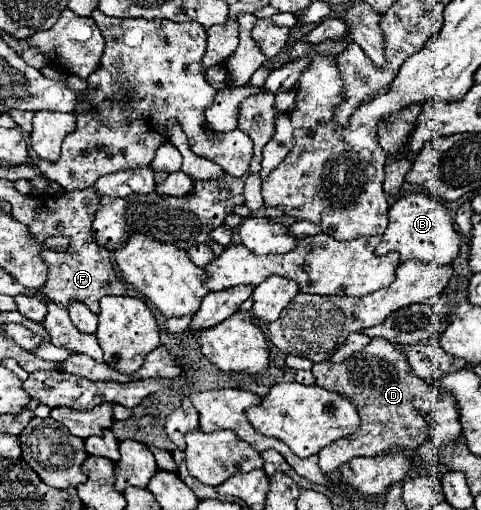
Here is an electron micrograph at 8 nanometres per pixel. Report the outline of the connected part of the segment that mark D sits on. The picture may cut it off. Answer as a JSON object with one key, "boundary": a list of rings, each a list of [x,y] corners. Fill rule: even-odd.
{"boundary":[[[372,338],[368,346],[340,364],[330,360],[314,364],[312,374],[318,386],[348,398],[360,414],[360,428],[356,434],[340,438],[318,452],[318,466],[324,474],[332,474],[338,466],[356,456],[380,456],[390,450],[412,452],[428,440],[428,418],[438,392],[420,376],[412,374],[404,354],[392,342]]]}

